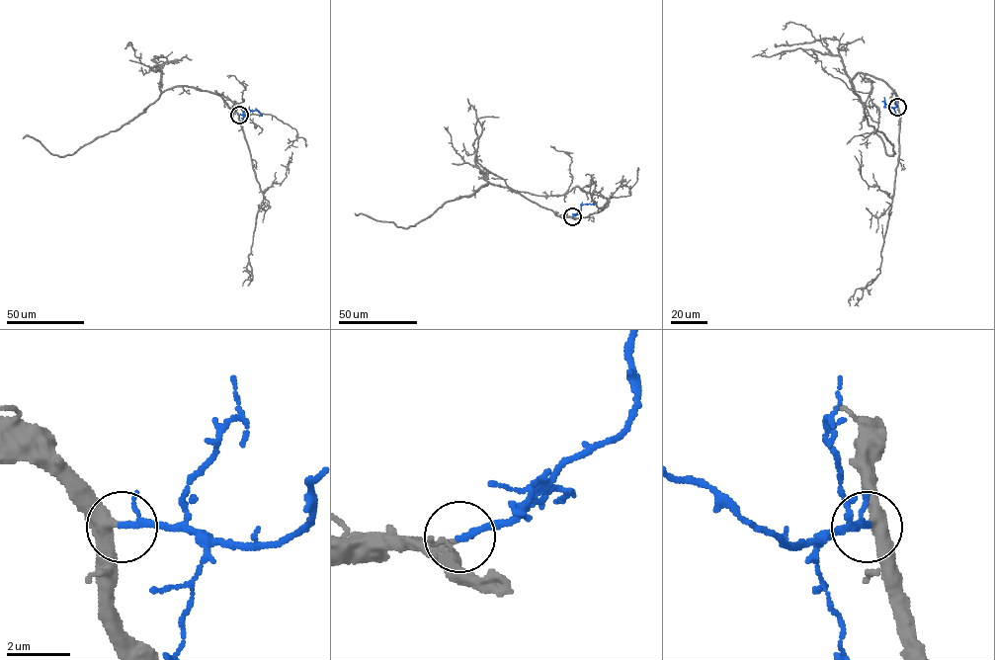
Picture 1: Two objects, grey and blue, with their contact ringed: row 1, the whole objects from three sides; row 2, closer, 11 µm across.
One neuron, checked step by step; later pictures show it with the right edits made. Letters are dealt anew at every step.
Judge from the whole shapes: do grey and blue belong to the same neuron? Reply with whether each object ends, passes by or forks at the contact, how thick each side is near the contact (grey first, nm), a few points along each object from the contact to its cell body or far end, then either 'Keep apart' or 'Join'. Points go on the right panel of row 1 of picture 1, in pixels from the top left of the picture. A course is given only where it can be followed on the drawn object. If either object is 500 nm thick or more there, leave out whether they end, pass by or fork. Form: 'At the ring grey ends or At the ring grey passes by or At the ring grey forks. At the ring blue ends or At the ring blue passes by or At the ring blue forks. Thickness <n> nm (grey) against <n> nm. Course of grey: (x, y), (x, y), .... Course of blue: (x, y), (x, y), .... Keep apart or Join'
At the ring grey passes by. At the ring blue passes by. Thickness 400 nm (grey) against 150 nm. Course of grey: (897, 107), (896, 93), (882, 80), (855, 75), (852, 89), (868, 123), (895, 153), (886, 153), (872, 134). Course of blue: (897, 107), (891, 108), (884, 101), (885, 108). Join

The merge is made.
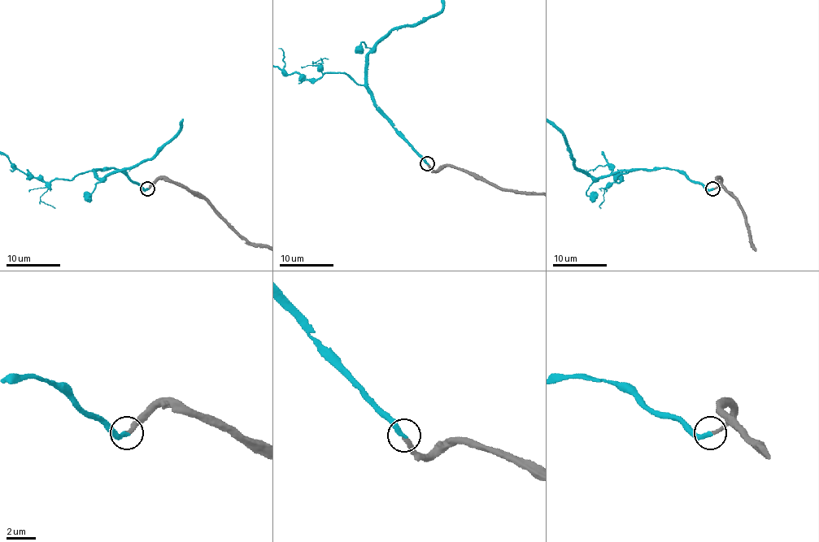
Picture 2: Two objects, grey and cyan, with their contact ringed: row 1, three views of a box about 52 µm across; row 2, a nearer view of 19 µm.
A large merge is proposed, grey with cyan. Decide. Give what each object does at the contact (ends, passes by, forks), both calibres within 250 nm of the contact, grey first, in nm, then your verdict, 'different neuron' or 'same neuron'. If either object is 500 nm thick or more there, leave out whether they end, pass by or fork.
grey ends there; cyan ends there; 260 nm thick on the grey side, 320 nm on the other; same neuron

